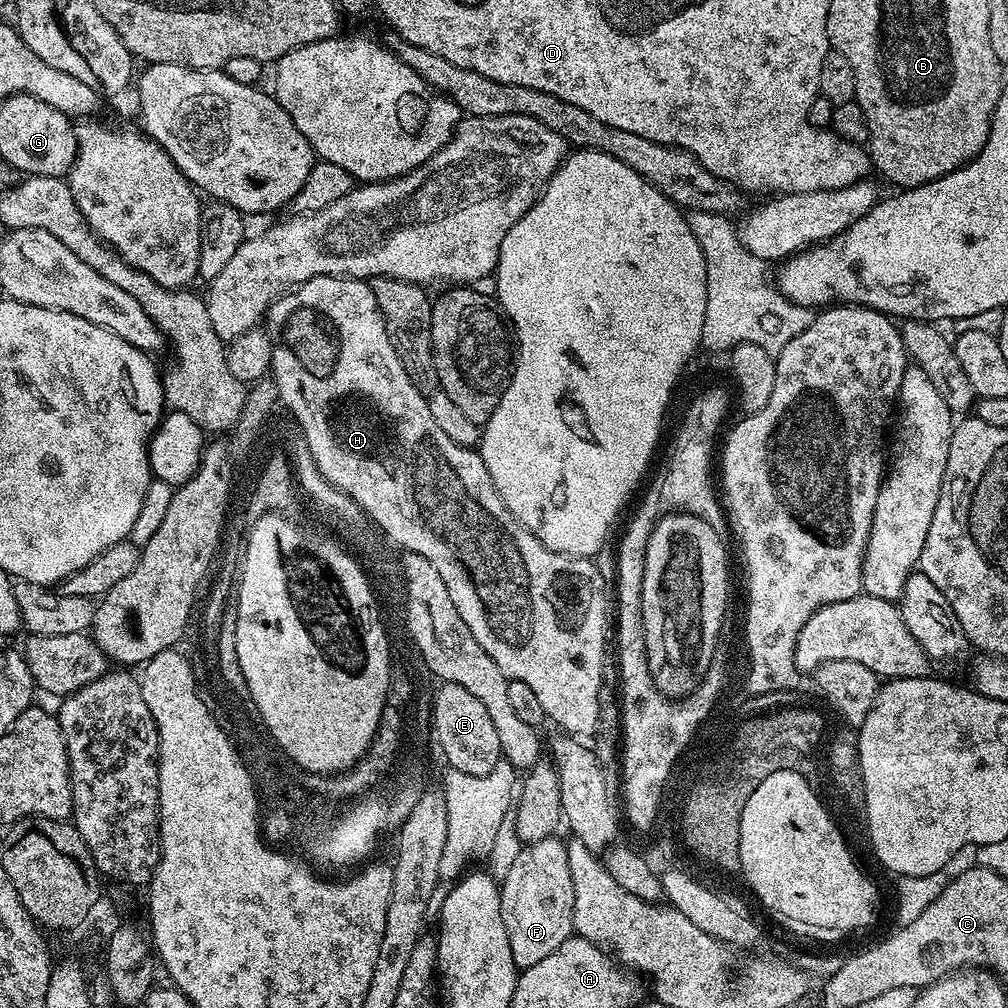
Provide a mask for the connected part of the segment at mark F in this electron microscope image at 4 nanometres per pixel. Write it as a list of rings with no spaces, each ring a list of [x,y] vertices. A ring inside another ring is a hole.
[[[520,860],[520,868],[516,868],[516,880],[512,876],[500,884],[500,909],[502,922],[506,922],[506,938],[510,938],[510,954],[517,969],[523,970],[542,962],[553,950],[558,950],[562,942],[573,935],[572,906],[574,904],[574,888],[570,876],[564,876],[564,868],[552,860],[548,868],[528,868],[528,860]],[[536,876],[556,876],[556,880],[548,880],[548,884],[536,884]]]

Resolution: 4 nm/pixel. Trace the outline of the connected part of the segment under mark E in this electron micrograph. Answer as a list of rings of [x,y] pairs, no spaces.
[[[441,683],[436,693],[431,693],[432,720],[431,735],[434,744],[440,747],[442,755],[448,759],[448,768],[462,770],[462,774],[490,774],[494,766],[500,761],[500,743],[498,742],[498,730],[494,730],[494,721],[490,719],[490,713],[470,690],[457,684]]]

